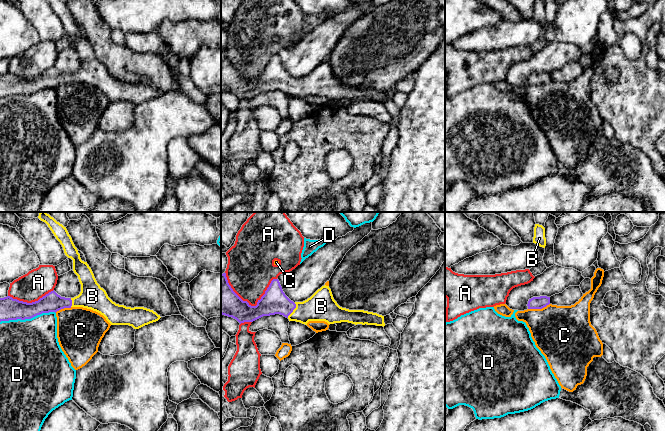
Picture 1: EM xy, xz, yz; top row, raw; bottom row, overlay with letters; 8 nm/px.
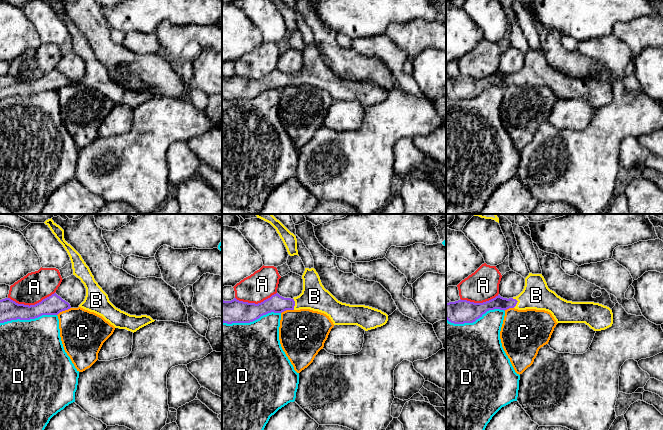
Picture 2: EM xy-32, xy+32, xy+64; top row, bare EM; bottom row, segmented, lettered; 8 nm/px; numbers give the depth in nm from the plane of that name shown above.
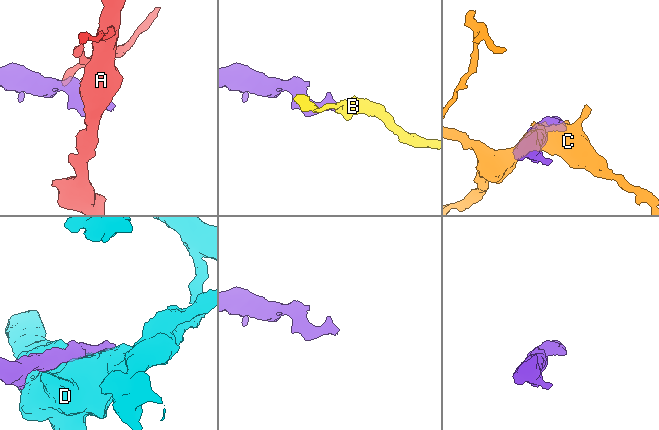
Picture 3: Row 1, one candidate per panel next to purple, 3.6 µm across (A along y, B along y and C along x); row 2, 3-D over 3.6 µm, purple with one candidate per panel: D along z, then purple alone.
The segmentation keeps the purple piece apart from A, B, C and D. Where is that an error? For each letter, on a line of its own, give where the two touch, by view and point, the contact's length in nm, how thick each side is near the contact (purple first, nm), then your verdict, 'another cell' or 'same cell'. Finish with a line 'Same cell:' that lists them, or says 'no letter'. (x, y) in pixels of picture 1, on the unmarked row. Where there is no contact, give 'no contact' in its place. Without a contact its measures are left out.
A: meets purple in xz at (250, 81); contact 420 nm long; 240 nm thick on the purple side, 360 nm on the other; another cell
B: meets purple in xz at (293, 85); contact 140 nm long; 200 nm thick on the purple side, 240 nm on the other; same cell
C: meets purple in yz at (538, 84); contact 180 nm long; 100 nm thick on the purple side, 420 nm on the other; another cell
D: meets purple in xy at (27, 94); contact 460 nm long; 180 nm thick on the purple side, 480 nm on the other; another cell
Same cell: B

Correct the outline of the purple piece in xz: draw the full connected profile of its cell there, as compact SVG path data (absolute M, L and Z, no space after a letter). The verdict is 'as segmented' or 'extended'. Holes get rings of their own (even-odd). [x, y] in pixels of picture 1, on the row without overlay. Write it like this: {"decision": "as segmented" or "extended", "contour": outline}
{"decision": "extended", "contour": "M226 49L221 50L221 90L236 95L240 100L253 98L263 92L280 90L289 97L305 101L309 97L325 97L328 100L348 98L355 101L385 102L382 91L340 83L326 61L307 76L294 79L283 68L279 56L273 55L257 81L251 82L233 67Z"}

